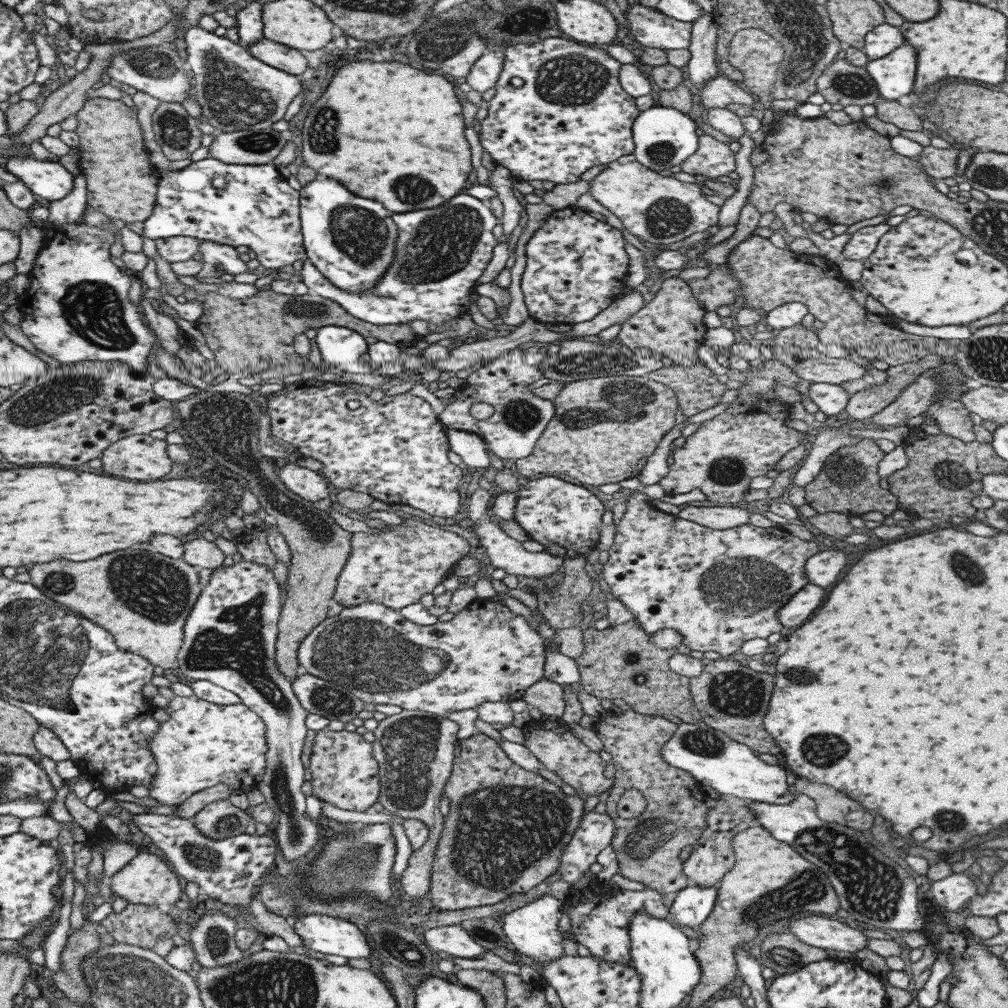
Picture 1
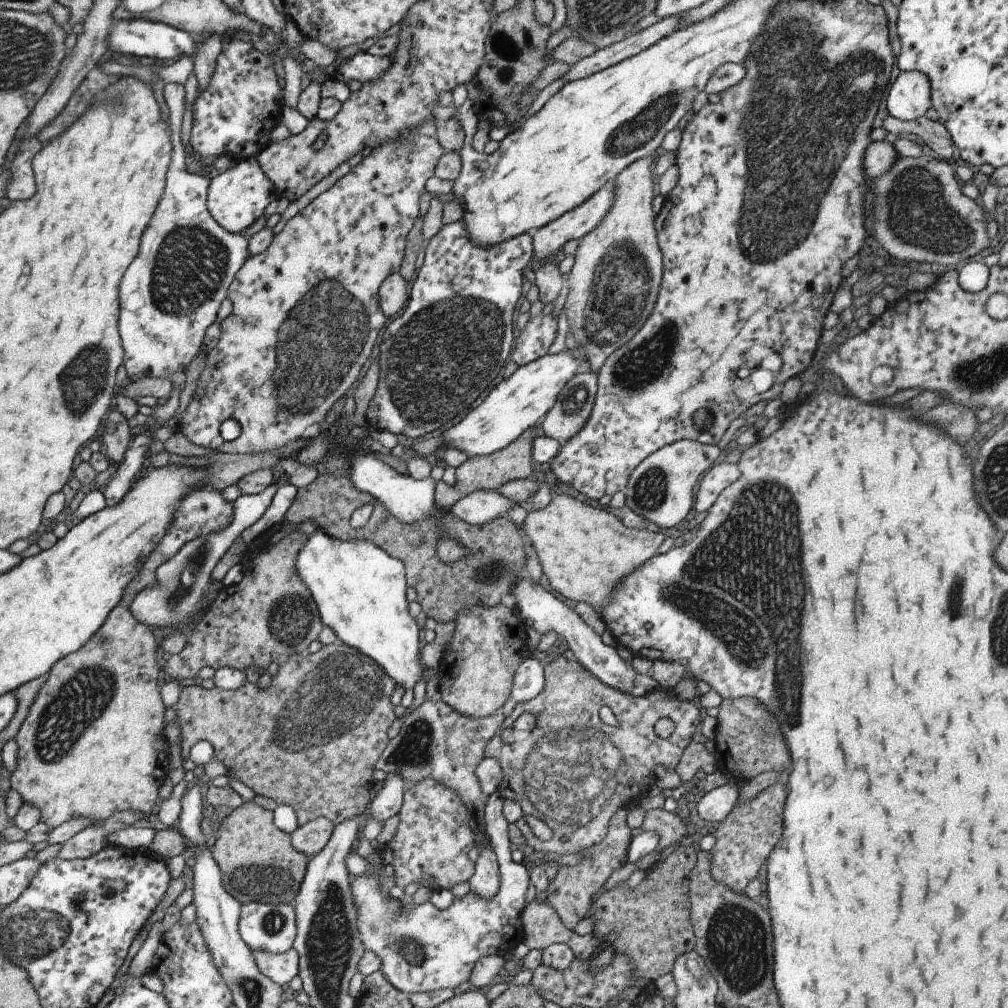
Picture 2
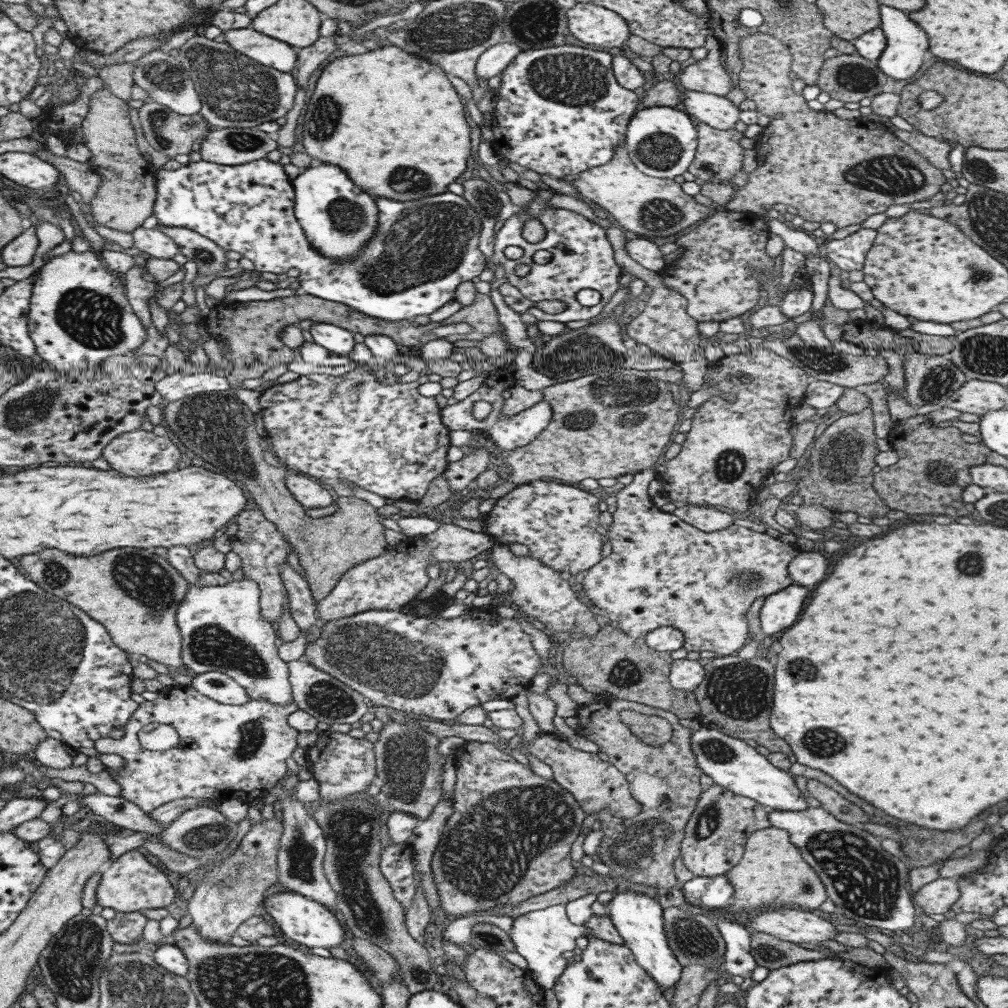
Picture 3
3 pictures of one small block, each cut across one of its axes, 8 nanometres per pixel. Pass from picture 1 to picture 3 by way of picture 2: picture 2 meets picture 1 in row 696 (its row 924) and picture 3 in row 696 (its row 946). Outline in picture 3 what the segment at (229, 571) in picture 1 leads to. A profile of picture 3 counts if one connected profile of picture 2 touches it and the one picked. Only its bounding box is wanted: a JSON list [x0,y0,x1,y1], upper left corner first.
[165,548,292,705]

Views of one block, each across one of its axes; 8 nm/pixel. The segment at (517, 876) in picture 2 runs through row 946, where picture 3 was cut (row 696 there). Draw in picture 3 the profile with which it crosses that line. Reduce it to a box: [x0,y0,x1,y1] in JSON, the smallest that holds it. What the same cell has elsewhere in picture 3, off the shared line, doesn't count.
[304,608,539,720]

